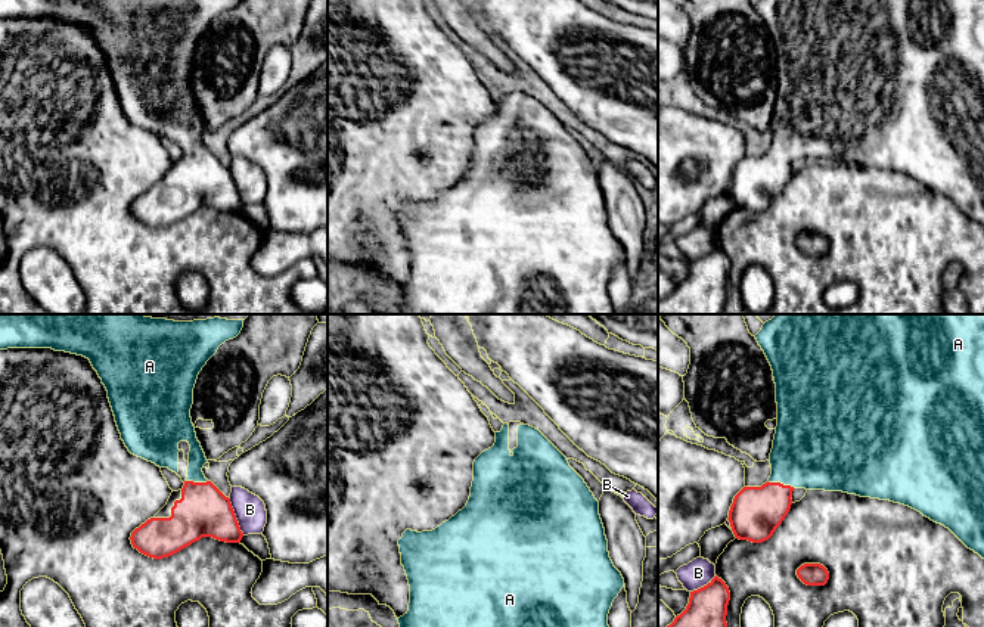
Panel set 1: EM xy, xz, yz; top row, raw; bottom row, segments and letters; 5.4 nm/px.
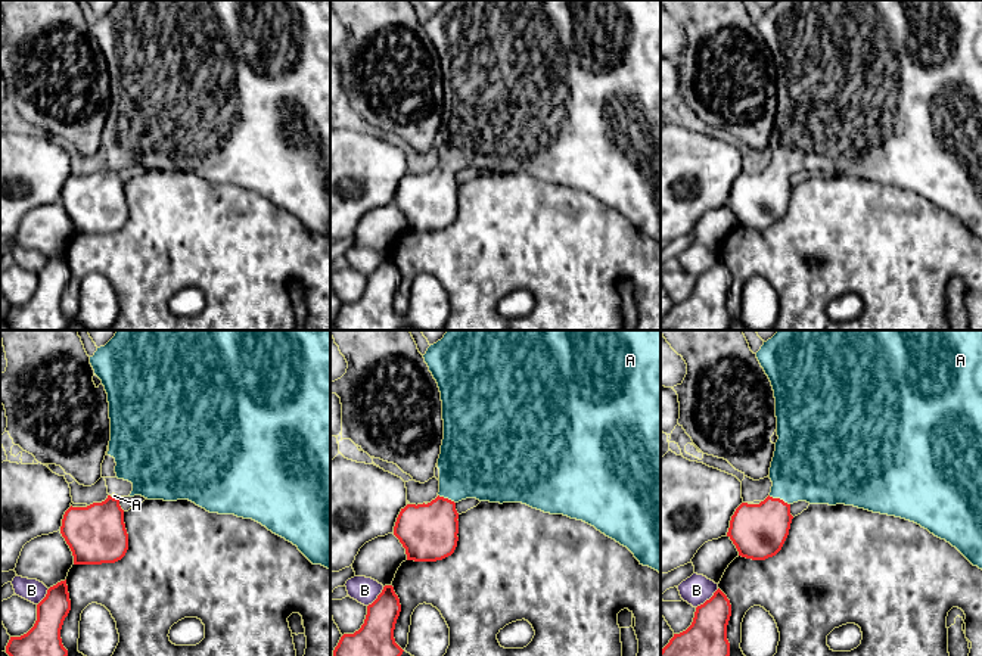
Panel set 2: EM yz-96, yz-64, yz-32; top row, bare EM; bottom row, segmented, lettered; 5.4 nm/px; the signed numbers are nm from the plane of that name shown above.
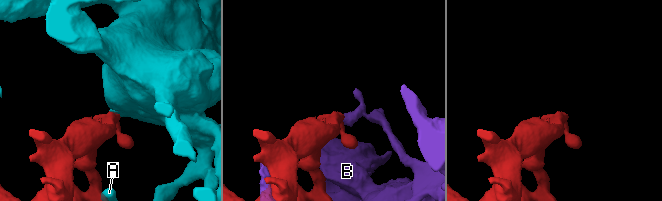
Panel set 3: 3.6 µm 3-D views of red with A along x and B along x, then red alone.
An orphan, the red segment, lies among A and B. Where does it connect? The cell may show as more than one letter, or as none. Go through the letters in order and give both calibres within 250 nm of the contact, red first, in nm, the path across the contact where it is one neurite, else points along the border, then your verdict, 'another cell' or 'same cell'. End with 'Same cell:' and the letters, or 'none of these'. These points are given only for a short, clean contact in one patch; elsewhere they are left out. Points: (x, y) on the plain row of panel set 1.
A: 280 nm thick on the red side, 420 nm on the other; same cell
B: 280 nm thick on the red side, 170 nm on the other; another cell
Same cell: A

